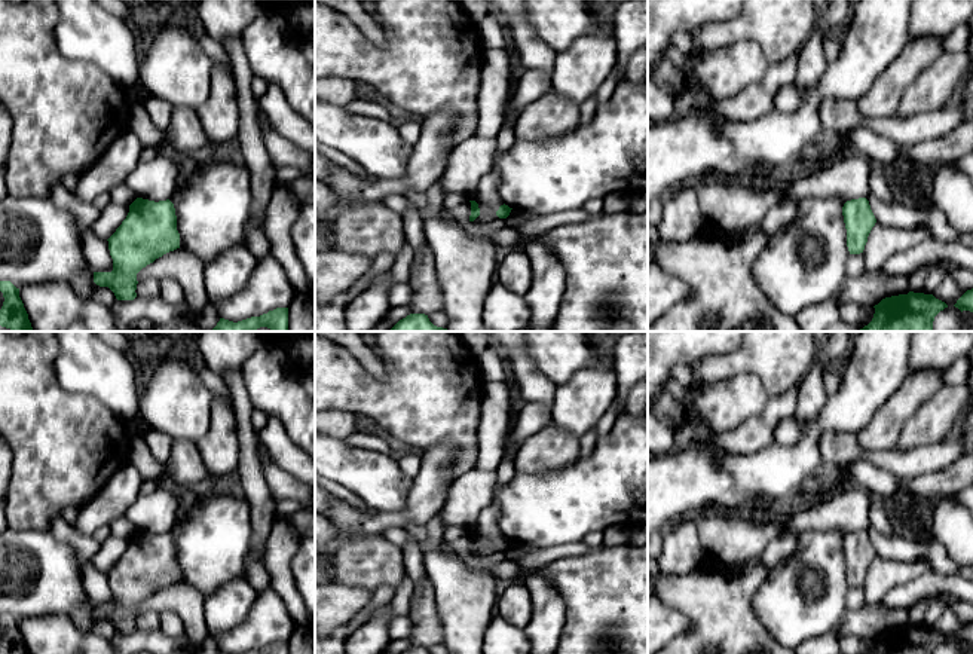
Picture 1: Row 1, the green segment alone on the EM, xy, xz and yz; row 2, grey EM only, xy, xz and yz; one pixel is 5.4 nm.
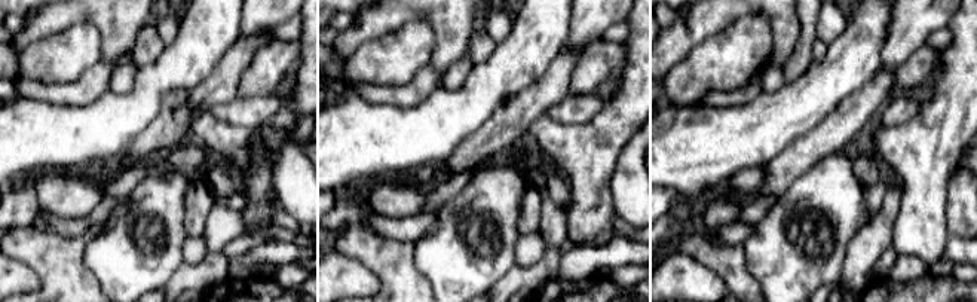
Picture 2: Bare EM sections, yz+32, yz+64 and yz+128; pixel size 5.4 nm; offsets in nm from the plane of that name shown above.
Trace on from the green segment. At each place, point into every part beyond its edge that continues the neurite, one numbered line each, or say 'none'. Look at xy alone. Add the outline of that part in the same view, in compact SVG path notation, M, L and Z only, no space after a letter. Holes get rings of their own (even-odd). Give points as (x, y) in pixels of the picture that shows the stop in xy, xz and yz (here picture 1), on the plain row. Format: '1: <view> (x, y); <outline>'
none

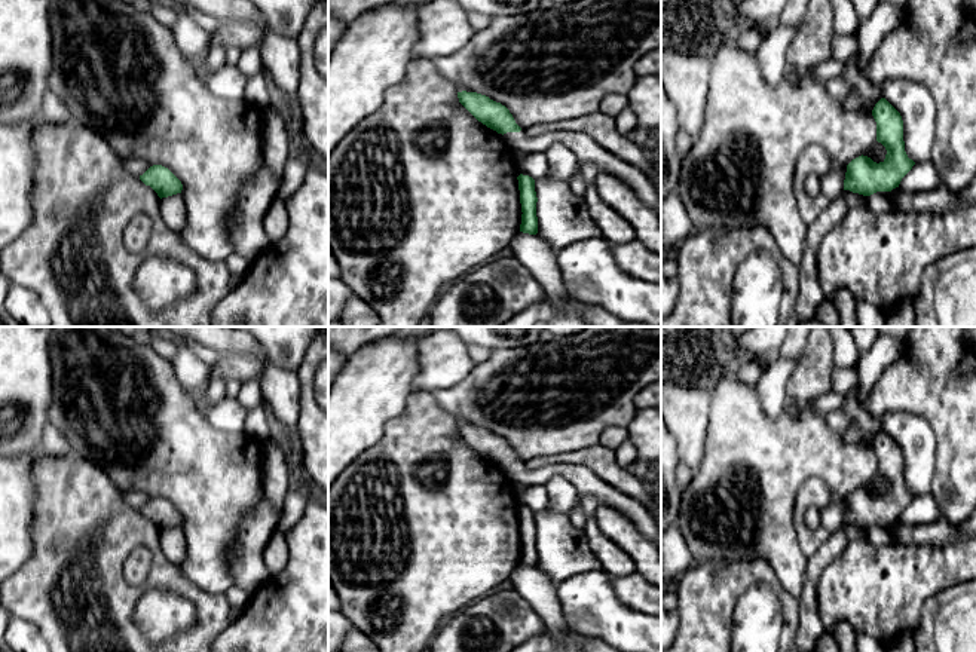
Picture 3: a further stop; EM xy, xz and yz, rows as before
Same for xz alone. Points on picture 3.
1: xz (586, 481); M521 462L520 465L507 465L502 469L513 483L518 483L530 490L545 486L556 475L563 477L575 486L579 496L593 496L597 505L608 505L622 512L642 535L661 548L661 527L649 509L639 501L605 483L584 465L560 463L530 471Z

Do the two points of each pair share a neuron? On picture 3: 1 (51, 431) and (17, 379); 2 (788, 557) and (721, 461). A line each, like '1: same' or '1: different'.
1: different
2: same

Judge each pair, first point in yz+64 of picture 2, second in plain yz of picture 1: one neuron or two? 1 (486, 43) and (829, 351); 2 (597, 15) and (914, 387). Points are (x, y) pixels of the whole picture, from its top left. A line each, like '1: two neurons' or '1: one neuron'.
1: one neuron
2: two neurons

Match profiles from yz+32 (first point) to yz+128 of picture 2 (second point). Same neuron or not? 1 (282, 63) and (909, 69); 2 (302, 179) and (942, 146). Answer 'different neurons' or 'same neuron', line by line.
1: same neuron
2: different neurons

